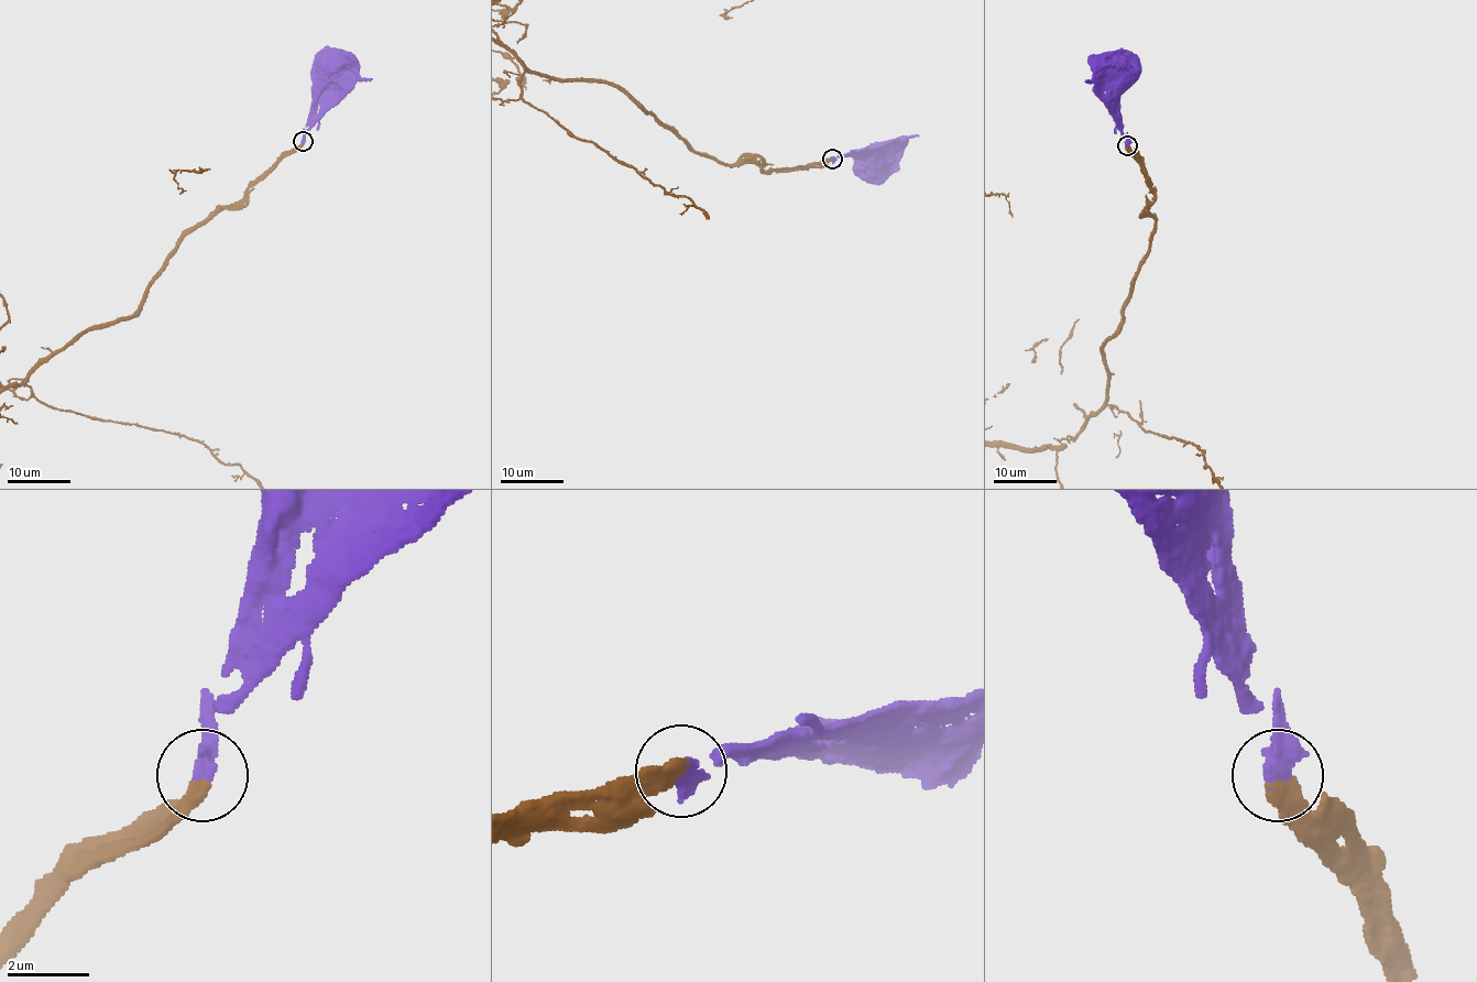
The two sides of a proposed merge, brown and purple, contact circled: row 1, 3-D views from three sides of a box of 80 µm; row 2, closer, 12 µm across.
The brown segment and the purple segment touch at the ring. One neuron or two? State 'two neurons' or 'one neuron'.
one neuron

